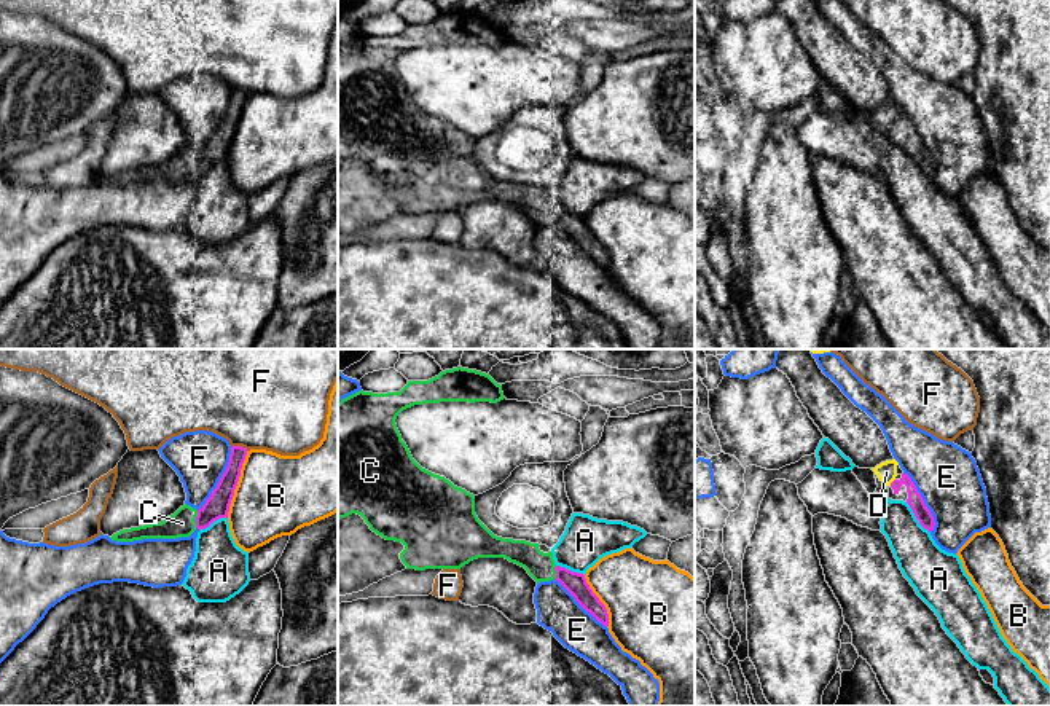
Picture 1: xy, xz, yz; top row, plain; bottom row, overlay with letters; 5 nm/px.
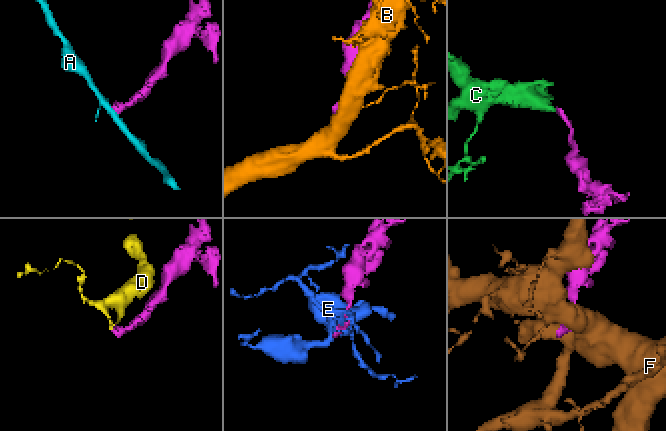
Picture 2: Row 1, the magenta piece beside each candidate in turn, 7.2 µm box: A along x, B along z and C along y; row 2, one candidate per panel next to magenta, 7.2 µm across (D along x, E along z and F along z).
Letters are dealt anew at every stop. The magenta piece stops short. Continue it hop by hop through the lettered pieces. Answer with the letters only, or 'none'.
C

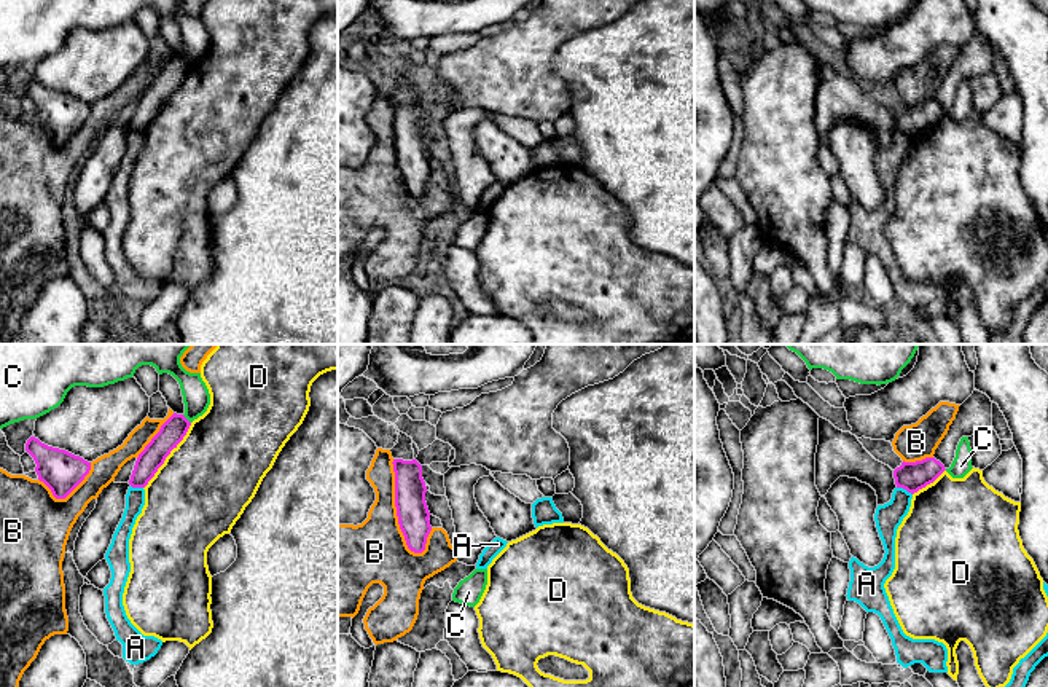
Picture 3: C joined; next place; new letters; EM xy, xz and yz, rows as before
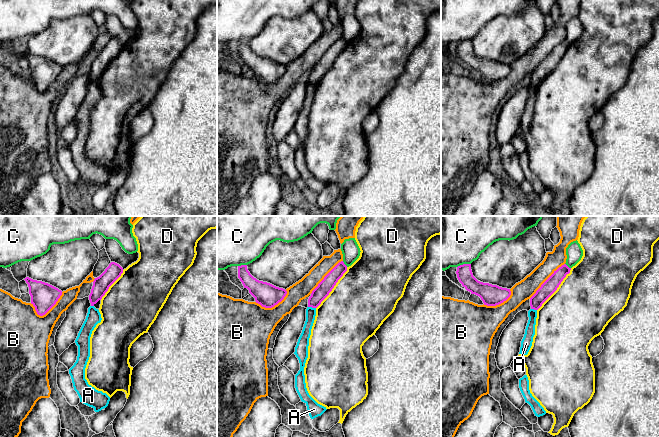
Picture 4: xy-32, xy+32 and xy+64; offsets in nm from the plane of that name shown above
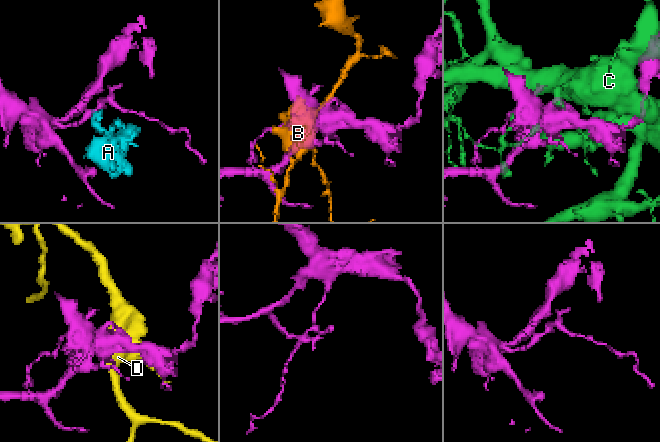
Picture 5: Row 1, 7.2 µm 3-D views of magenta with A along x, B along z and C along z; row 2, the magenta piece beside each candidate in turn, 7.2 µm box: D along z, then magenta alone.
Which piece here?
none

